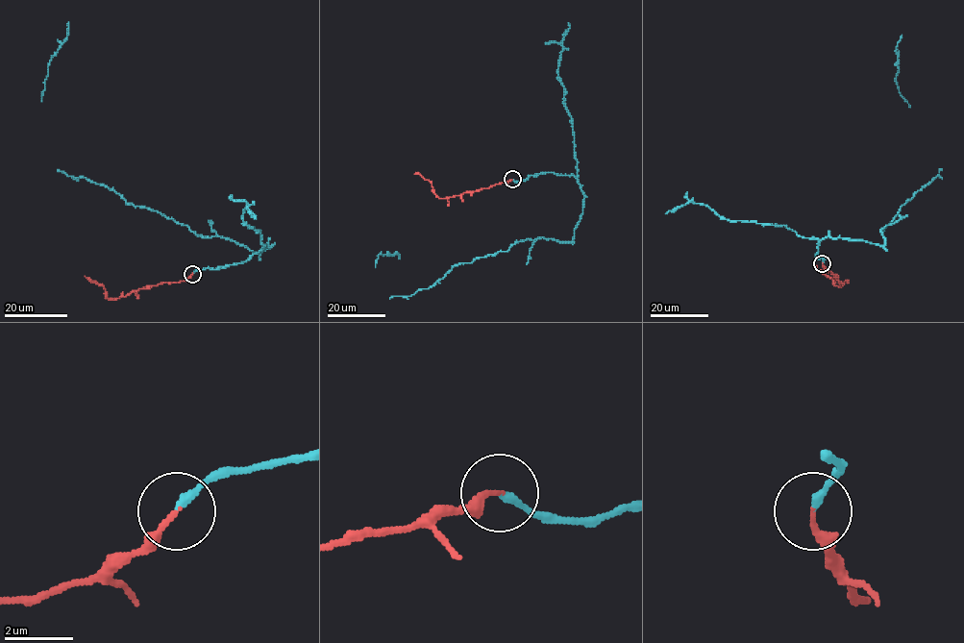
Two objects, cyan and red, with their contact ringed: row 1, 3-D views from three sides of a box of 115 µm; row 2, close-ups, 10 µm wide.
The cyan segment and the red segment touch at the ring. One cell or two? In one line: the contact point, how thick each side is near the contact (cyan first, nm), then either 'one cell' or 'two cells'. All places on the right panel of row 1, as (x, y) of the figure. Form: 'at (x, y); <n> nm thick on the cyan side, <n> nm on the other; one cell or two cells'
at (822, 263); 220 nm thick on the cyan side, 160 nm on the other; one cell

